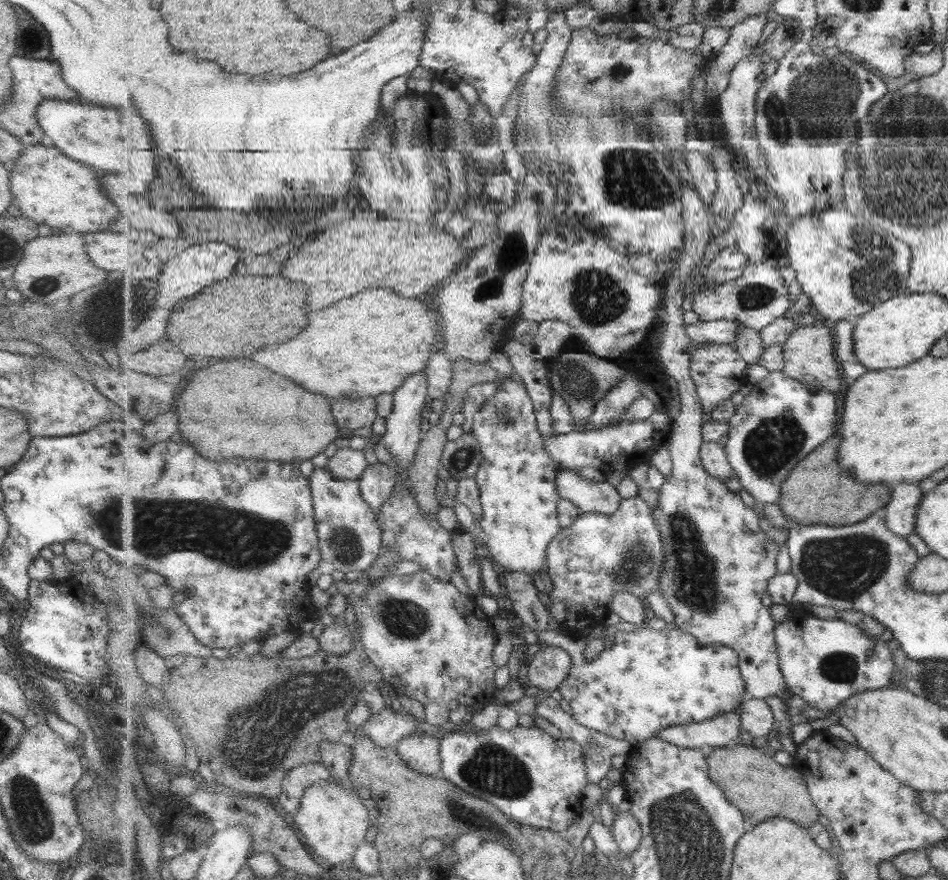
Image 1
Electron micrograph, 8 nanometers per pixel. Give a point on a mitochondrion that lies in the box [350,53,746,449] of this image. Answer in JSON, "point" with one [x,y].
{"point":[634,178]}

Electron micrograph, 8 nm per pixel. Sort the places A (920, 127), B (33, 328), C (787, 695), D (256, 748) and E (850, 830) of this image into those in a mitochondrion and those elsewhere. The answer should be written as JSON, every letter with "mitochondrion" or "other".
{"A":"mitochondrion","B":"other","C":"other","D":"mitochondrion","E":"other"}

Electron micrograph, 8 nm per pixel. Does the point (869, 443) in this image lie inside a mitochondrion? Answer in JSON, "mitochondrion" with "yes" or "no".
{"mitochondrion":"no"}

